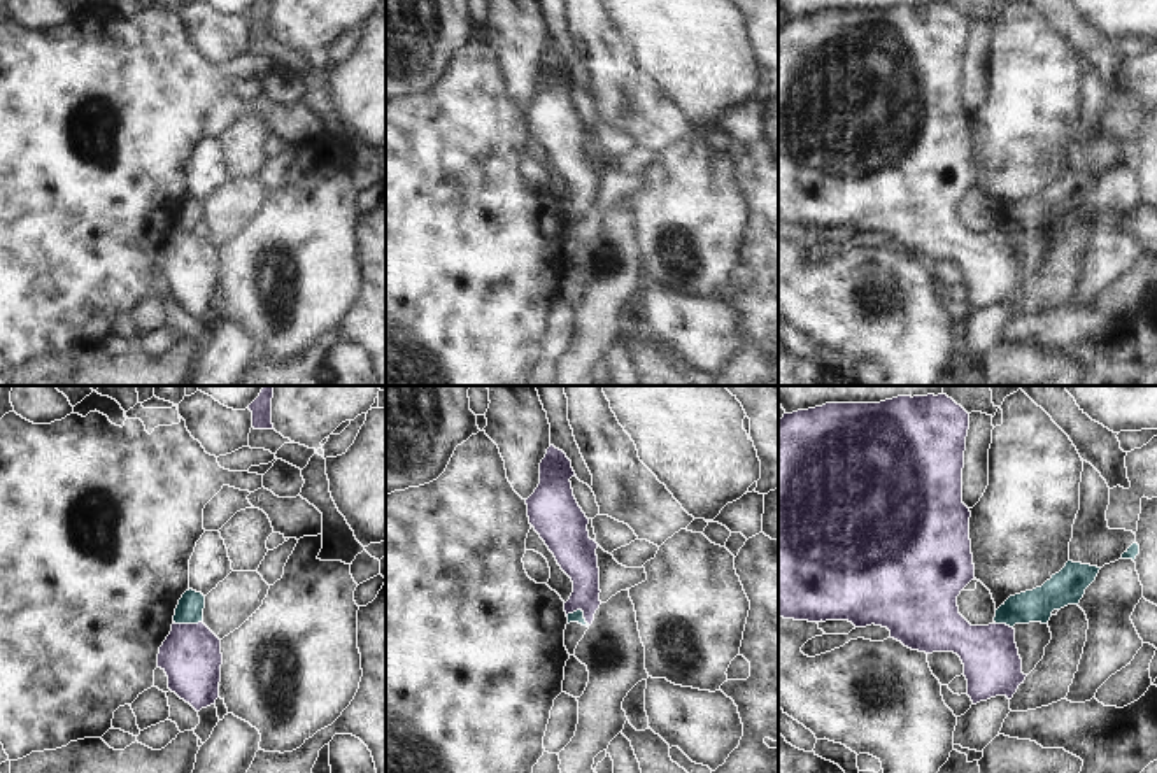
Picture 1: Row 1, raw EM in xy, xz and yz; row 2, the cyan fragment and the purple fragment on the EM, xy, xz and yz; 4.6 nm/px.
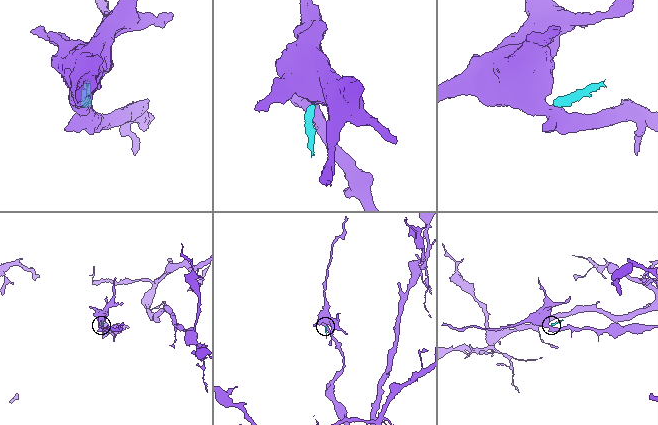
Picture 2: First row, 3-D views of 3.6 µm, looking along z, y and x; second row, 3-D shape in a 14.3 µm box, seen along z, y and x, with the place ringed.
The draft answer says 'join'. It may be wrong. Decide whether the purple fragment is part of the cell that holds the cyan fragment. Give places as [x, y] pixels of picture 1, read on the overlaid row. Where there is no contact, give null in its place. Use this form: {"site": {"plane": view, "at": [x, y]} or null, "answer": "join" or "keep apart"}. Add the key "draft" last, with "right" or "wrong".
{"site": {"plane": "xz", "at": [581, 610]}, "answer": "keep apart", "draft": "wrong"}

